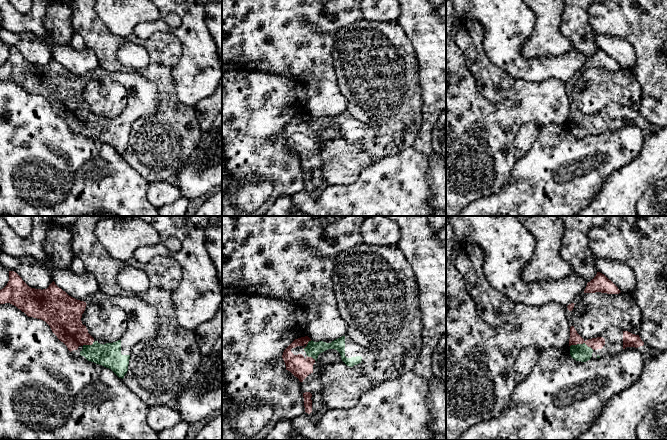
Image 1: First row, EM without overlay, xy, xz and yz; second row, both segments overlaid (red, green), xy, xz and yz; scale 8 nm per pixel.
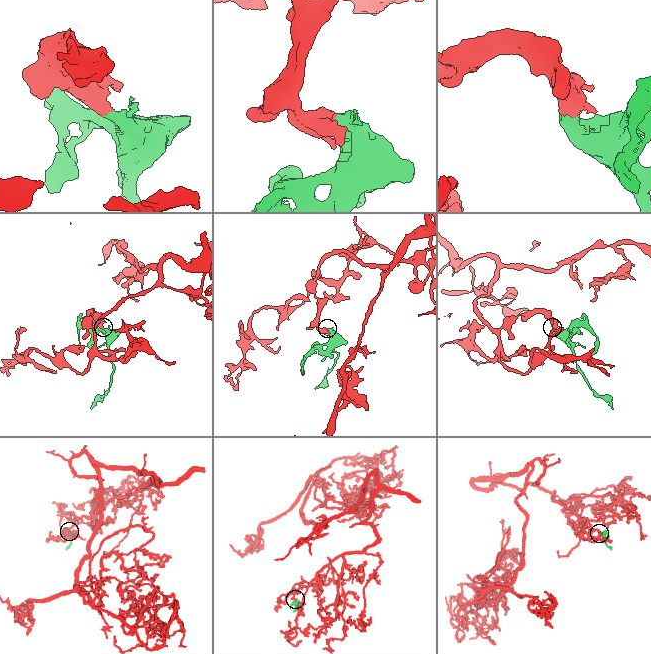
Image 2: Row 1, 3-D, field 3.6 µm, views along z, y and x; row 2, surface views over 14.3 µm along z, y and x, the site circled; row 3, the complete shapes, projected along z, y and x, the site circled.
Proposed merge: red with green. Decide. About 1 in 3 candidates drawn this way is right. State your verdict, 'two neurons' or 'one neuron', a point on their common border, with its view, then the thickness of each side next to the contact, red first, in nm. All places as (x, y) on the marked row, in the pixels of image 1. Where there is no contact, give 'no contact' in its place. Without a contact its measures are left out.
one neuron; contact yz (580, 343); calibres 100 and 140 nm

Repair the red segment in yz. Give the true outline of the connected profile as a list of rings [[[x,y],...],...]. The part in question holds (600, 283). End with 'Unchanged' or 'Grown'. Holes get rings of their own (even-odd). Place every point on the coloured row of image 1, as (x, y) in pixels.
[[[597,272],[596,276],[590,282],[587,283],[587,286],[584,290],[584,293],[595,292],[619,294],[621,291],[604,274]]]. Unchanged

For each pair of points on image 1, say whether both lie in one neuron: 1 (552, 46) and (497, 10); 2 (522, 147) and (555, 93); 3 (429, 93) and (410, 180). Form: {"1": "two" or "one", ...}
{"1": "two", "2": "two", "3": "two"}

